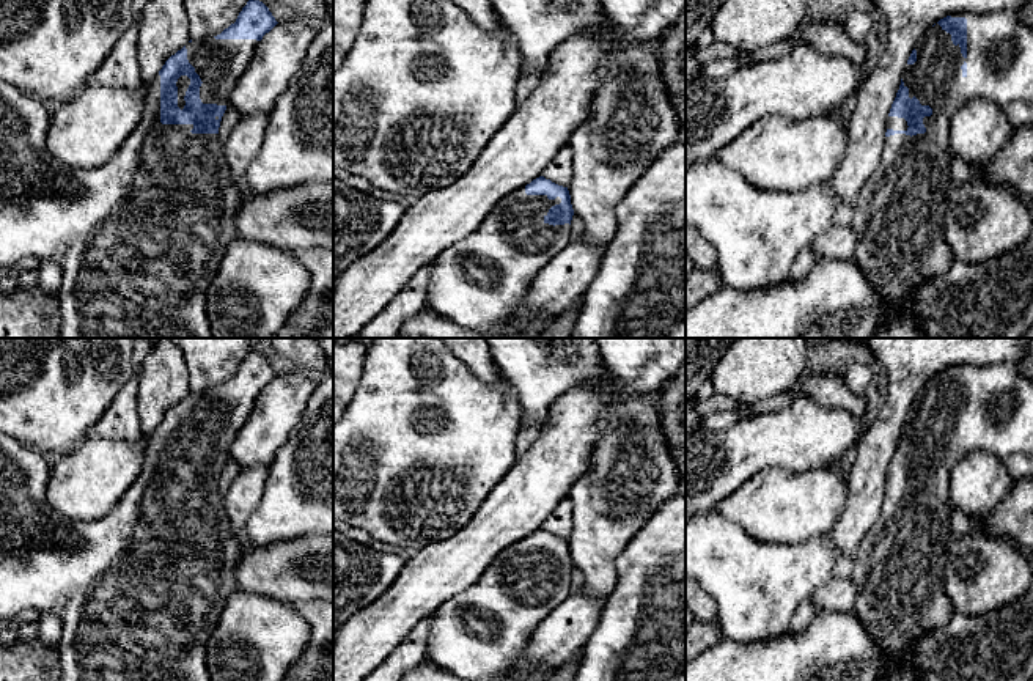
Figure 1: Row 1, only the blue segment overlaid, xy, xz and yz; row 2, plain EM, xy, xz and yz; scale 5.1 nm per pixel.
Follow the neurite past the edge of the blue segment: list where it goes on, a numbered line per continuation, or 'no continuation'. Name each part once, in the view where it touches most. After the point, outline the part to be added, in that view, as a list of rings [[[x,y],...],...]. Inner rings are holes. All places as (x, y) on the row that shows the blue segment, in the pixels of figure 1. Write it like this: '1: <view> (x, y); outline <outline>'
1: yz (898, 216); outline [[[1014,9],[989,14],[954,13],[950,16],[967,19],[967,57],[962,57],[959,44],[954,46],[951,35],[939,24],[918,39],[915,46],[917,61],[906,64],[902,82],[909,88],[910,99],[915,96],[921,105],[932,109],[932,115],[923,118],[926,132],[912,137],[906,134],[885,137],[882,159],[854,204],[851,228],[857,234],[857,244],[852,258],[882,296],[885,308],[884,324],[873,338],[928,338],[912,313],[912,296],[918,285],[947,274],[954,261],[943,234],[947,195],[953,186],[950,170],[953,154],[950,143],[951,116],[969,99],[987,99],[1006,115],[1013,129],[1033,126],[1033,27],[1022,24]]]

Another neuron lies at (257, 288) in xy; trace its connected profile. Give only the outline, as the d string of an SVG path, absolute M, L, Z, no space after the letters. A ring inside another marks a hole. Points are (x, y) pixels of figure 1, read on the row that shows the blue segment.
M237 236L206 294L212 338L274 338L310 286L311 275L294 252Z

